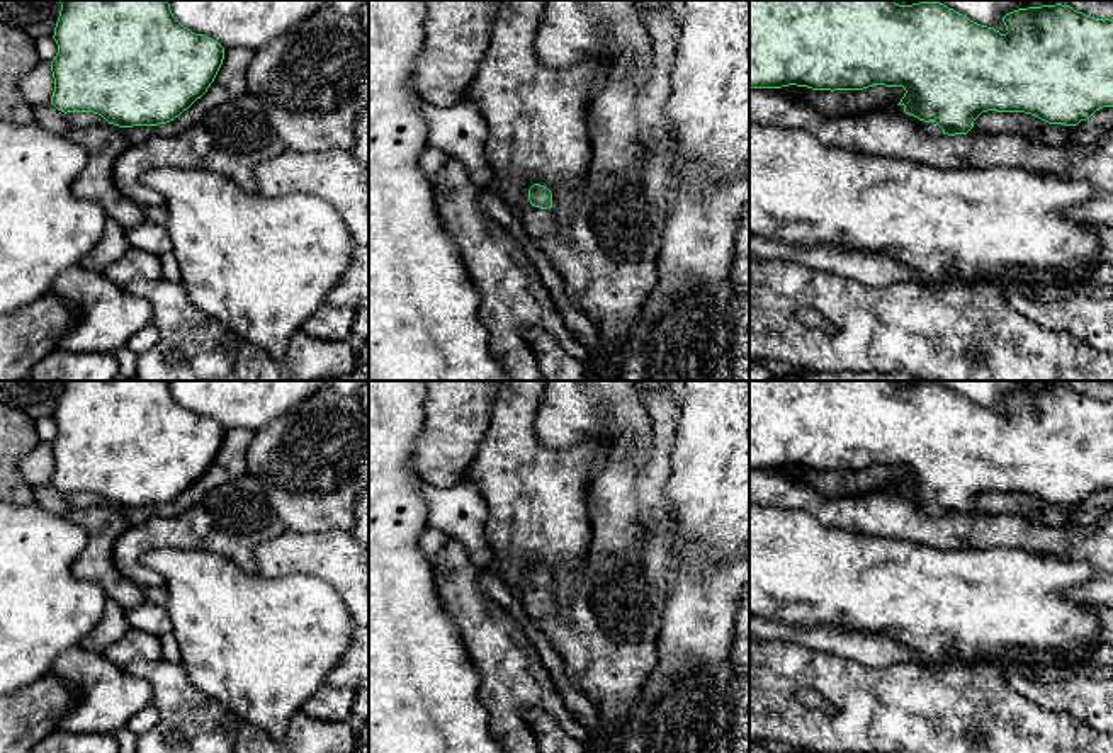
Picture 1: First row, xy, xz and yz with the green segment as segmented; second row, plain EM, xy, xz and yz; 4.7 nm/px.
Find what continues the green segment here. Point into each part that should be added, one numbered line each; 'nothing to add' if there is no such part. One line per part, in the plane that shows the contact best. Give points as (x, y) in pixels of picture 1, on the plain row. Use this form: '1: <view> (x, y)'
nothing to add

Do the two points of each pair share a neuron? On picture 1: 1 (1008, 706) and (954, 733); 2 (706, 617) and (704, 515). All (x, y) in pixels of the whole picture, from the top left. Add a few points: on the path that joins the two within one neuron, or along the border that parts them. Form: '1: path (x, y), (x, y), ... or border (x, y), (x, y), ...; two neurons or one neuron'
1: path (994, 719), (986, 728), (967, 728); one neuron
2: border (682, 563), (729, 565); two neurons

